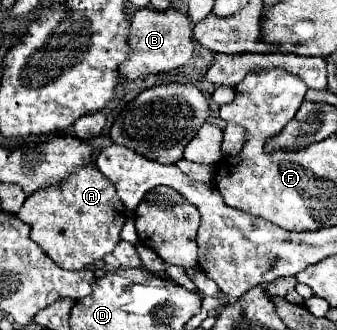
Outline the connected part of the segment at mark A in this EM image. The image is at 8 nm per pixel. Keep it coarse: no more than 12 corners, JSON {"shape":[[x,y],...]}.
{"shape":[[92,166],[16,218],[64,270],[110,254],[126,222]]}

